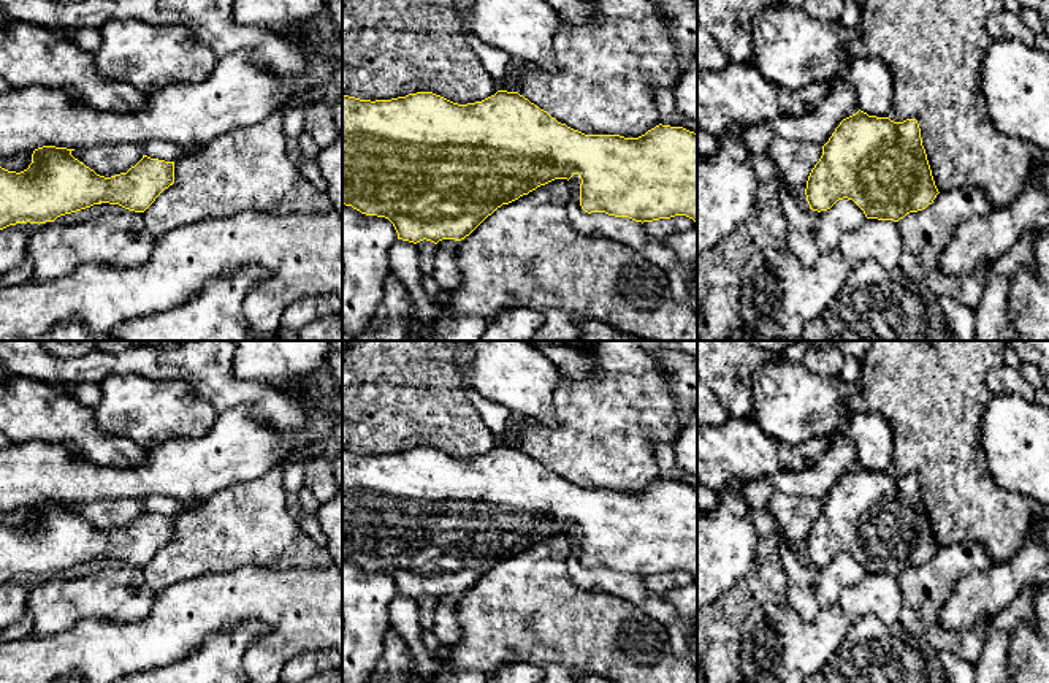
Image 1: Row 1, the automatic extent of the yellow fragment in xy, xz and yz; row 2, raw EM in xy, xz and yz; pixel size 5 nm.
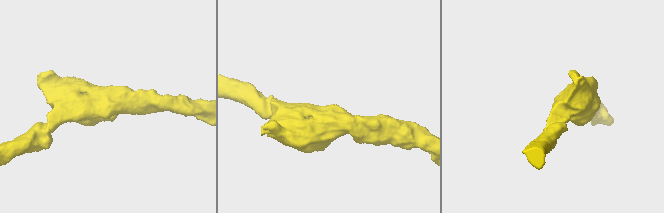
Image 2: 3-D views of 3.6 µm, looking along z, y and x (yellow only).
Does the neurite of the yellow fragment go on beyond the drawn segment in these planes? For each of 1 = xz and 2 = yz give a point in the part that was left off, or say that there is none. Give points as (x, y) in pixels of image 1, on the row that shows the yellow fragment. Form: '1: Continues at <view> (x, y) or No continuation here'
1: No continuation here
2: No continuation here

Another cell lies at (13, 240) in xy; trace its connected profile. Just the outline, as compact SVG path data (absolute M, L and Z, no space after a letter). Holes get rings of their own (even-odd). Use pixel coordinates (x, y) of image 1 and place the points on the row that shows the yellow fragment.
M21 223L0 230L0 276L10 273L25 258L27 238Z

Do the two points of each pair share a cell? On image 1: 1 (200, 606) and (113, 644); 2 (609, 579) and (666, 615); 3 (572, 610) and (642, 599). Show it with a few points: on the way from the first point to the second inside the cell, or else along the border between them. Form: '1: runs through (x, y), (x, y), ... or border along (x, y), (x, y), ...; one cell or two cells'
1: runs through (178, 620), (152, 642), (135, 644); one cell
2: runs through (623, 585), (652, 604); one cell
3: border along (591, 591), (607, 591), (620, 596), (659, 621); two cells

